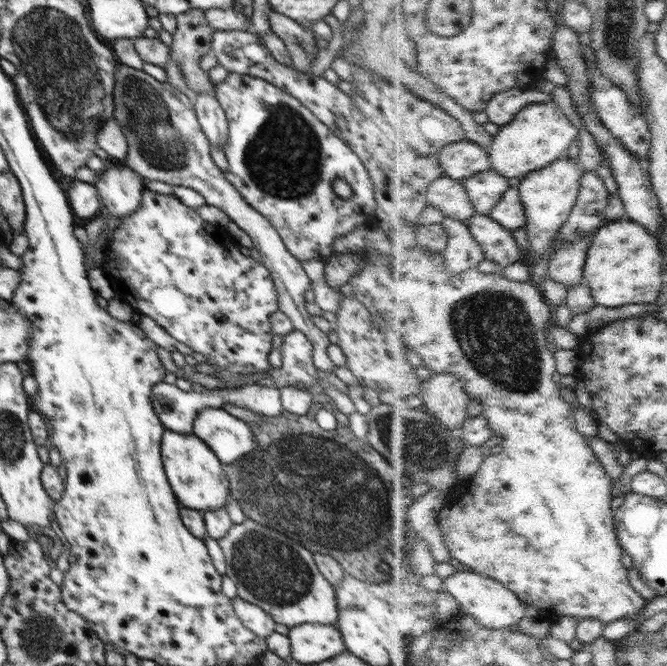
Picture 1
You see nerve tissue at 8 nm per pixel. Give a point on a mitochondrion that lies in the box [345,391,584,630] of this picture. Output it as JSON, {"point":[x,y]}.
{"point":[423,448]}

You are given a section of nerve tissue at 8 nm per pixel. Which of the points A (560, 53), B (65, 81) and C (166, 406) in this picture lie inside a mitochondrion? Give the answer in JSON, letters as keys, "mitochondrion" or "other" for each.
{"A":"other","B":"mitochondrion","C":"other"}

